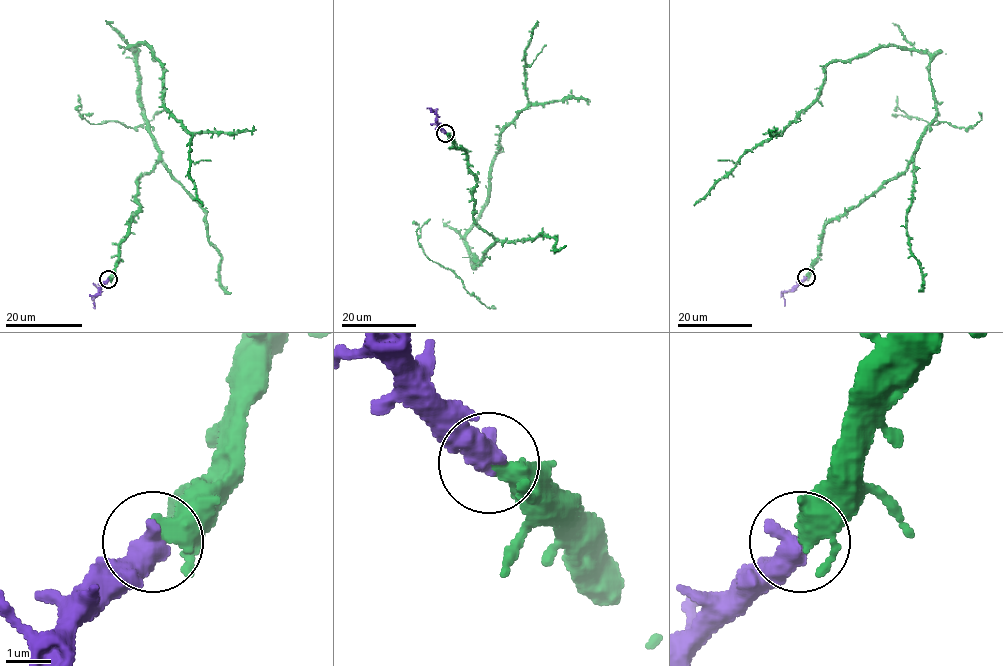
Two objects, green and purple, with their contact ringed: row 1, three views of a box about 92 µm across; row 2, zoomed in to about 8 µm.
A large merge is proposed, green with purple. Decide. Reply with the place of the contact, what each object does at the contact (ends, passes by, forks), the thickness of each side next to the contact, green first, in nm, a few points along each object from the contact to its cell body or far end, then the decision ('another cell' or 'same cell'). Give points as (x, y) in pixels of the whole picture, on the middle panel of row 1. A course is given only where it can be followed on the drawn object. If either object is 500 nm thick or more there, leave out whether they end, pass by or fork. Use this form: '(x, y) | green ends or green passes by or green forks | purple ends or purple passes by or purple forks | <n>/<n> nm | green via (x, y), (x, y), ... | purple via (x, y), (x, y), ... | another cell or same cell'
(445, 133) | 480/600 nm | green via (445, 133), (476, 179), (473, 220), (495, 239), (479, 263), (466, 233), (499, 134), (527, 105), (537, 20) | purple via (445, 133), (438, 123), (436, 113), (432, 112) | same cell

